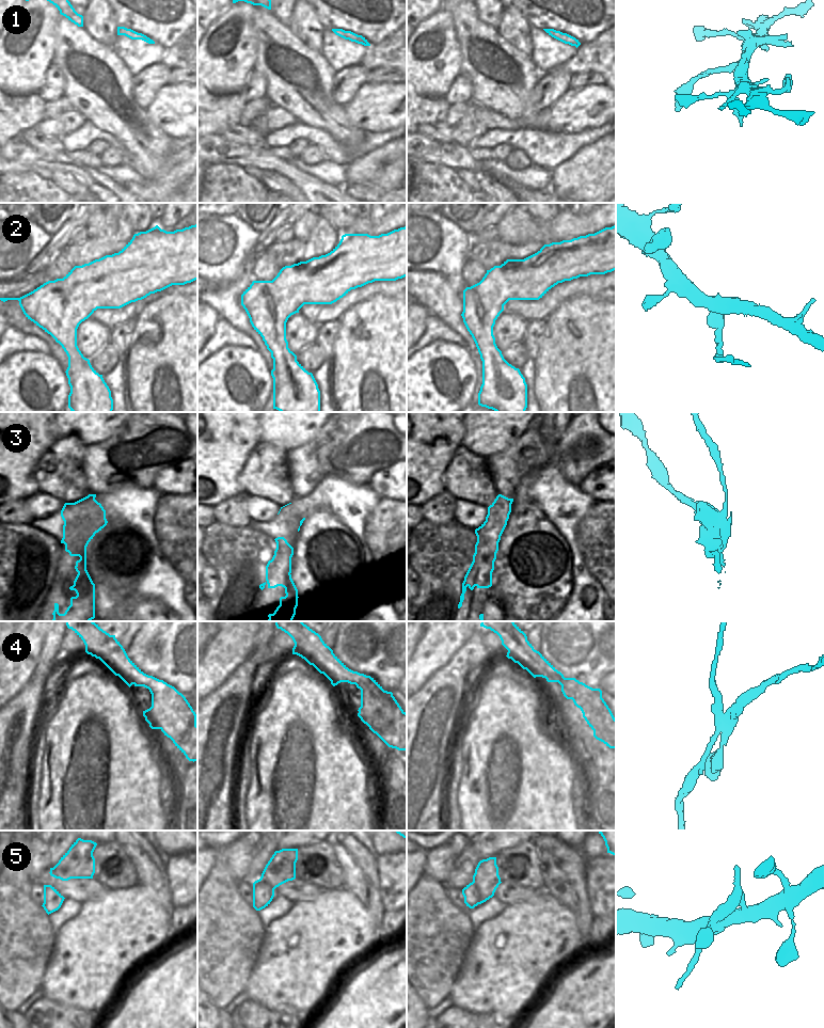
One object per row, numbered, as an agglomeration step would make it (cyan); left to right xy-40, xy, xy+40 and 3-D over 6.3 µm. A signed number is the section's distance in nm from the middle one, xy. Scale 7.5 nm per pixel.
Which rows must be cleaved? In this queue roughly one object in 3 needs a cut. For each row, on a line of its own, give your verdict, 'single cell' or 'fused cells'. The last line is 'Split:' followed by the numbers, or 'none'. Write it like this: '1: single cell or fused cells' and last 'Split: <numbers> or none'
1: single cell
2: single cell
3: fused cells
4: fused cells
5: fused cells
Split: 3, 4, 5

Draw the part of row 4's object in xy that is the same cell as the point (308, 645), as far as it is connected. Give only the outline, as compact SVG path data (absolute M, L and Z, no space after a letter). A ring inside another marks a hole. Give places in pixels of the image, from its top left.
M275 621L278 629L287 633L294 640L292 654L297 654L304 659L310 665L313 665L320 674L323 674L333 686L340 682L355 684L361 690L361 707L359 708L358 716L367 726L371 724L371 719L380 711L380 706L385 706L389 702L389 692L370 676L360 674L349 669L334 653L333 650L322 640L321 636L313 631L302 621Z

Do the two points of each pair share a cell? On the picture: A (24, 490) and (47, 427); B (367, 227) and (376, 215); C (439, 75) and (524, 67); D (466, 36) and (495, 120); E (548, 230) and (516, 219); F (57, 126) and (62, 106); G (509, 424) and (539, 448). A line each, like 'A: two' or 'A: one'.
A: one
B: two
C: two
D: two
E: one
F: two
G: two

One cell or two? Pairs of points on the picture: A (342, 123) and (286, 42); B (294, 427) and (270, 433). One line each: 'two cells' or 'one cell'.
A: one cell
B: one cell

